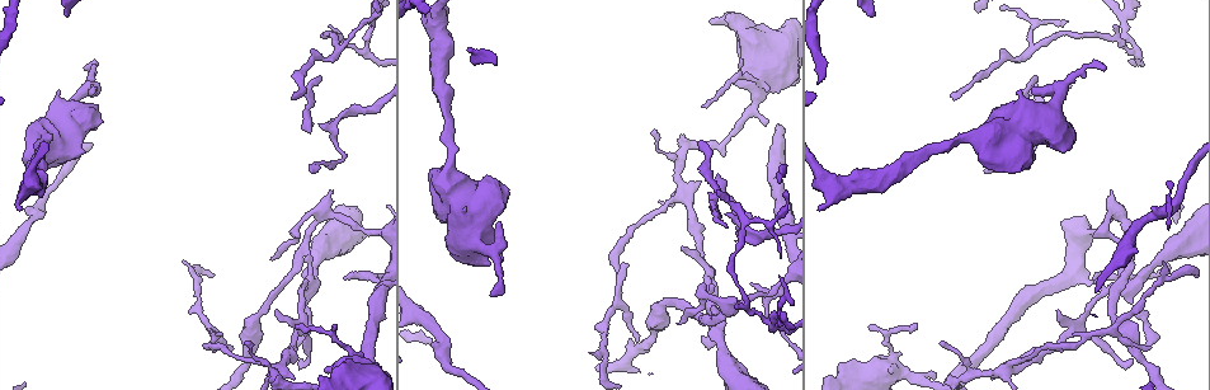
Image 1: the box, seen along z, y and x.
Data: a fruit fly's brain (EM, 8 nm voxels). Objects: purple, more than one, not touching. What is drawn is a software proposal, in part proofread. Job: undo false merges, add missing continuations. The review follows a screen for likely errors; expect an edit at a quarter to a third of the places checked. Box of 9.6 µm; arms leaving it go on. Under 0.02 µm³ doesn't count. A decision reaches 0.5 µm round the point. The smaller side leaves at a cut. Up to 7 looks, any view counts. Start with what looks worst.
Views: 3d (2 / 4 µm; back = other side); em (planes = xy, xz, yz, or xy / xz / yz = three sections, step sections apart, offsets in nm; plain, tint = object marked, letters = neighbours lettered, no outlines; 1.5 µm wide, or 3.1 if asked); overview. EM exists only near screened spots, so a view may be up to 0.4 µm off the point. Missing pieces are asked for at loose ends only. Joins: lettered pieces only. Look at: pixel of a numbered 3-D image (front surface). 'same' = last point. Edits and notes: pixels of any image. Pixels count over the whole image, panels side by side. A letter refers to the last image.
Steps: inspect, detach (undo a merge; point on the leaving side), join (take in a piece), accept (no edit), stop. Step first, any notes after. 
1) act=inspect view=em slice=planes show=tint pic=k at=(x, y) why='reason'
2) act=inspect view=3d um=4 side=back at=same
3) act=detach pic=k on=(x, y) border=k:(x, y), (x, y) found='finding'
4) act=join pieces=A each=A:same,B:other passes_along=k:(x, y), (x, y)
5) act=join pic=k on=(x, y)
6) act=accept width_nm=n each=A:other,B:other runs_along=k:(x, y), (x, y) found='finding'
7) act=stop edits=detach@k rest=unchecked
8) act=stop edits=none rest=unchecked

act=inspect view=3d um=2 pic=1 at=(781, 257) why='thin end'

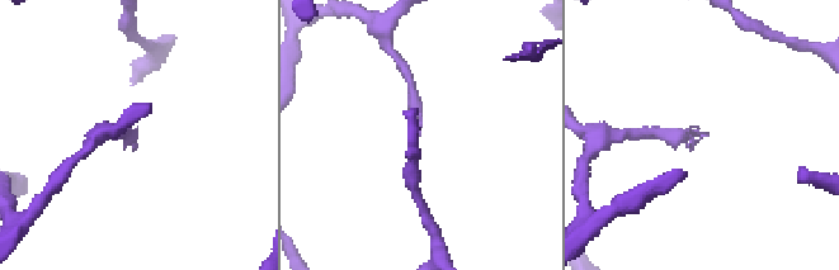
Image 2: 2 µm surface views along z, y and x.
act=inspect view=em slice=planes show=letters pic=2 at=(131, 138)

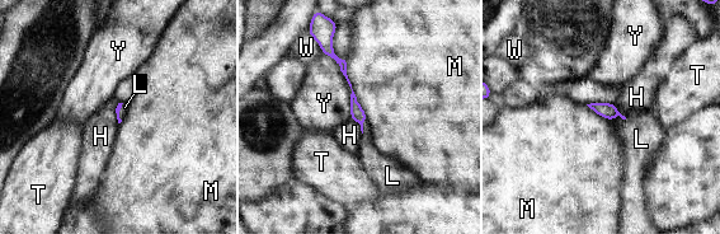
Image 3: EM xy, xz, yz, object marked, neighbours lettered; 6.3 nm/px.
act=join pieces=L each=H:other,L:same,M:other,T:other,W:other,Y:other passes_along=3:(357, 113), (362, 126), (376, 162) found='the cell continues'

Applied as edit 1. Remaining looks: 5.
act=inspect view=em slice=planes show=letters pic=1 at=(839, 362) why='stops while still wide'

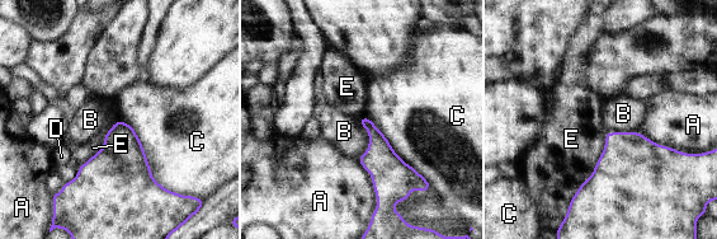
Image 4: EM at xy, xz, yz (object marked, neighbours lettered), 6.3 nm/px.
act=accept each=A:other,B:other,C:other,D:other,E:other border=4:(357, 118), (368, 134), (358, 158) found='no lettered piece goes on from it'

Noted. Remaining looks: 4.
act=stop edits=join@3 rest=unchecked

